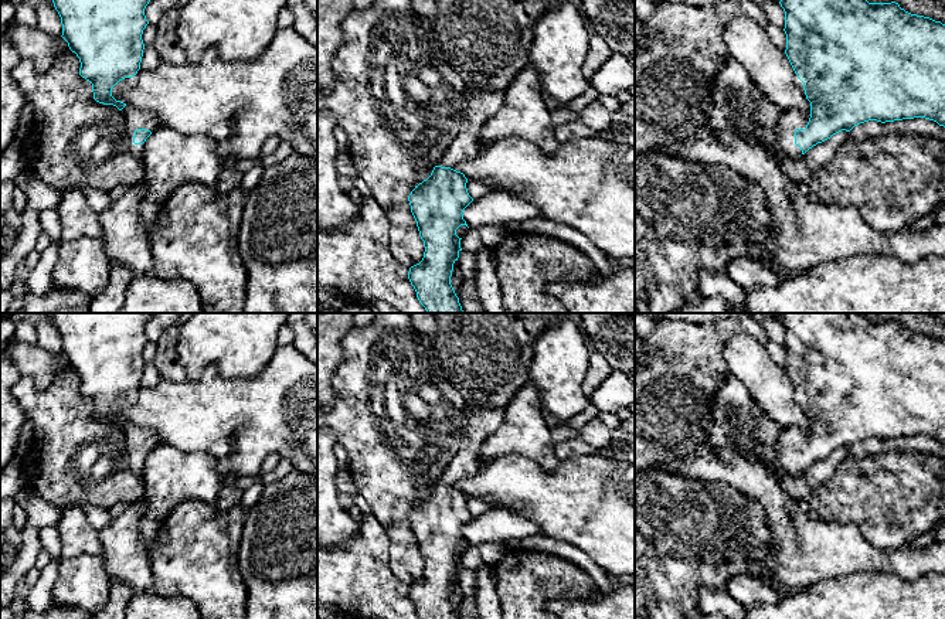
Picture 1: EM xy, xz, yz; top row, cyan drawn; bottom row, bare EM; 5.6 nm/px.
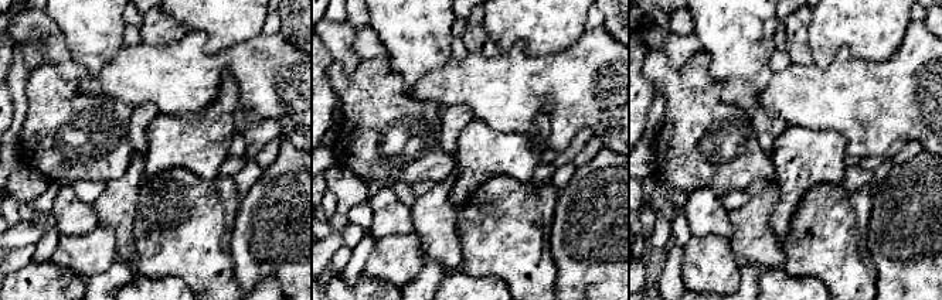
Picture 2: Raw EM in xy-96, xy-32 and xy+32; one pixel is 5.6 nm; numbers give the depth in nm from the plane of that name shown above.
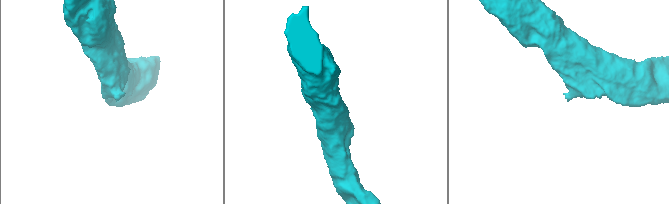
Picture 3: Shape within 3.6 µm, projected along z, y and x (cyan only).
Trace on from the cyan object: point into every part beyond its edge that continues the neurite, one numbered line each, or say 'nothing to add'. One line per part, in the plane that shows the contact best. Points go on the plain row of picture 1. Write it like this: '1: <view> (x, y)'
1: yz (782, 452)

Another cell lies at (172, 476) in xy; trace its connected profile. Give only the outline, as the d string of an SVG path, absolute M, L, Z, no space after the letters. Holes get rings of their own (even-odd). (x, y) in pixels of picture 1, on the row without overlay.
M160 442L145 459L142 479L145 482L145 513L142 518L142 540L147 551L159 534L169 513L180 503L198 500L215 504L225 477L218 459L208 452L183 452L169 443Z

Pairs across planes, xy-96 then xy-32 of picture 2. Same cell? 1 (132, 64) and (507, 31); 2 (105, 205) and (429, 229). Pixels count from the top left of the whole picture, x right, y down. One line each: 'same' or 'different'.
1: different
2: same

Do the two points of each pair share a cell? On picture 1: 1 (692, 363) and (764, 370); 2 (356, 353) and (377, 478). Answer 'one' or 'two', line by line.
1: two
2: one

